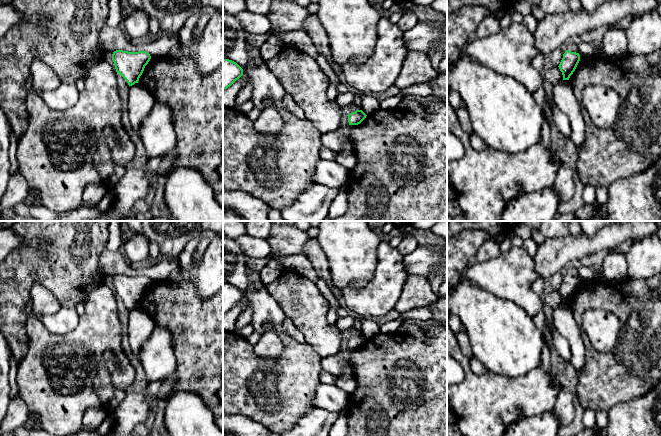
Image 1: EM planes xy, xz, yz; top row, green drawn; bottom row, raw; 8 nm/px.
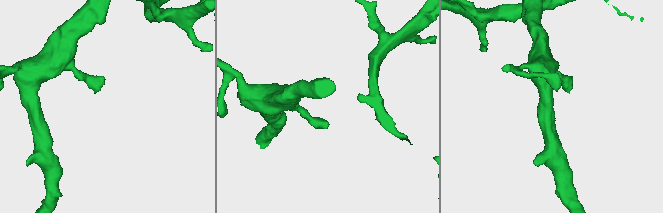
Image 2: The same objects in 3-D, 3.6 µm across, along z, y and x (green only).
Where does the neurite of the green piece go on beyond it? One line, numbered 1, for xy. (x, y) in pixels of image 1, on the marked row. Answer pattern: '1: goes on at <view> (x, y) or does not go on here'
1: does not go on here

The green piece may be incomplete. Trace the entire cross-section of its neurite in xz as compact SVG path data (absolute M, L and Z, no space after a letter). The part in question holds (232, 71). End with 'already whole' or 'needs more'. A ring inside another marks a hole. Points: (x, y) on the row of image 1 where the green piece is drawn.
M223 59L223 90L243 75L243 69L234 61Z | already whole

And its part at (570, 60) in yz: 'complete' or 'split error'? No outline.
complete

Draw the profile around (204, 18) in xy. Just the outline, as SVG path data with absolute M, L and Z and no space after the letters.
M202 14L197 25L196 25L196 36L199 37L203 32L204 27L206 26L207 22L209 21L210 16L208 14Z

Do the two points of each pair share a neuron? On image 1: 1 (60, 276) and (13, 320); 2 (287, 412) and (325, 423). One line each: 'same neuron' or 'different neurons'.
1: same neuron
2: different neurons

